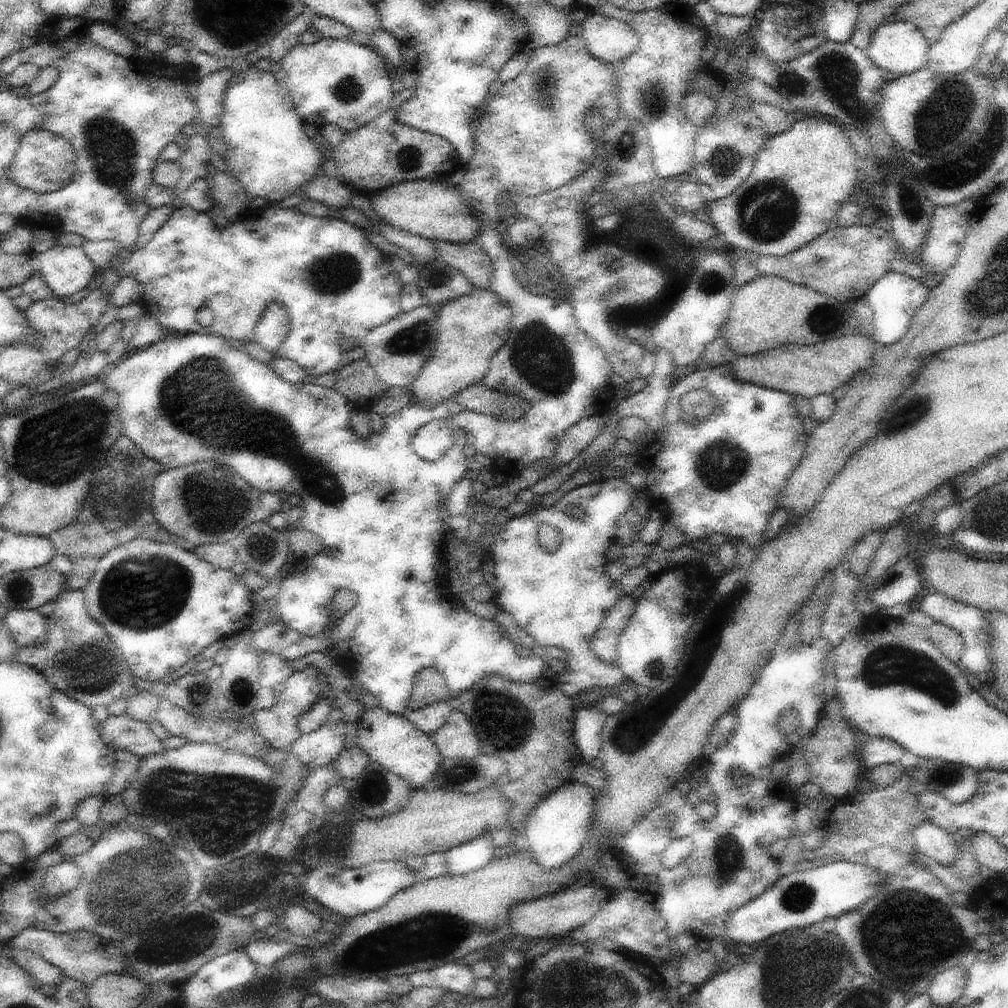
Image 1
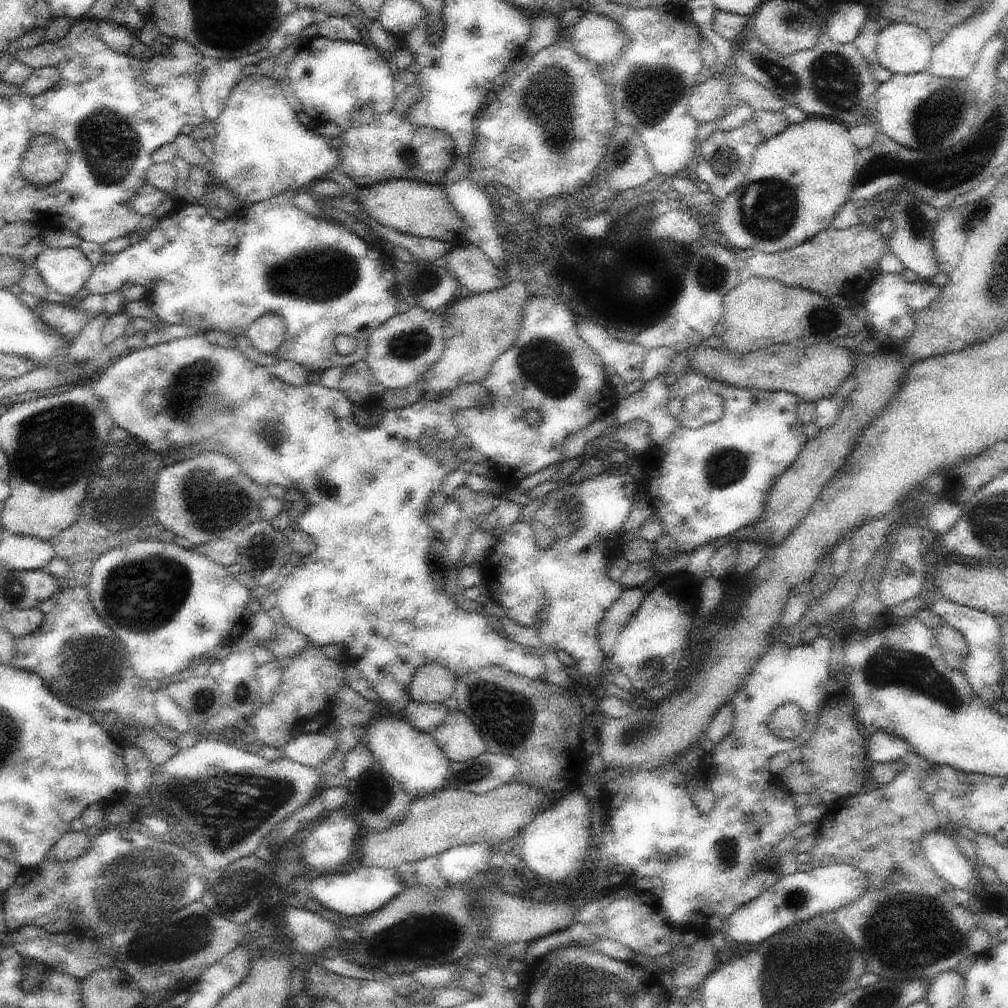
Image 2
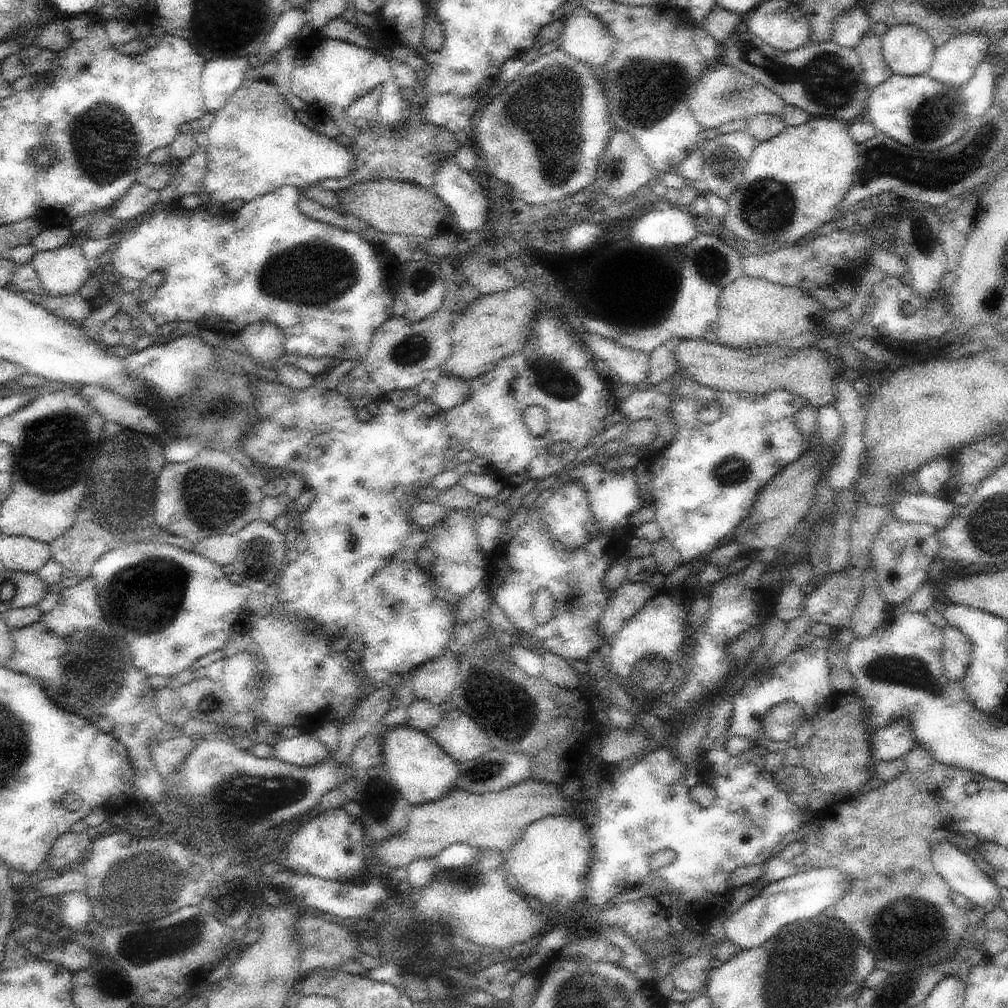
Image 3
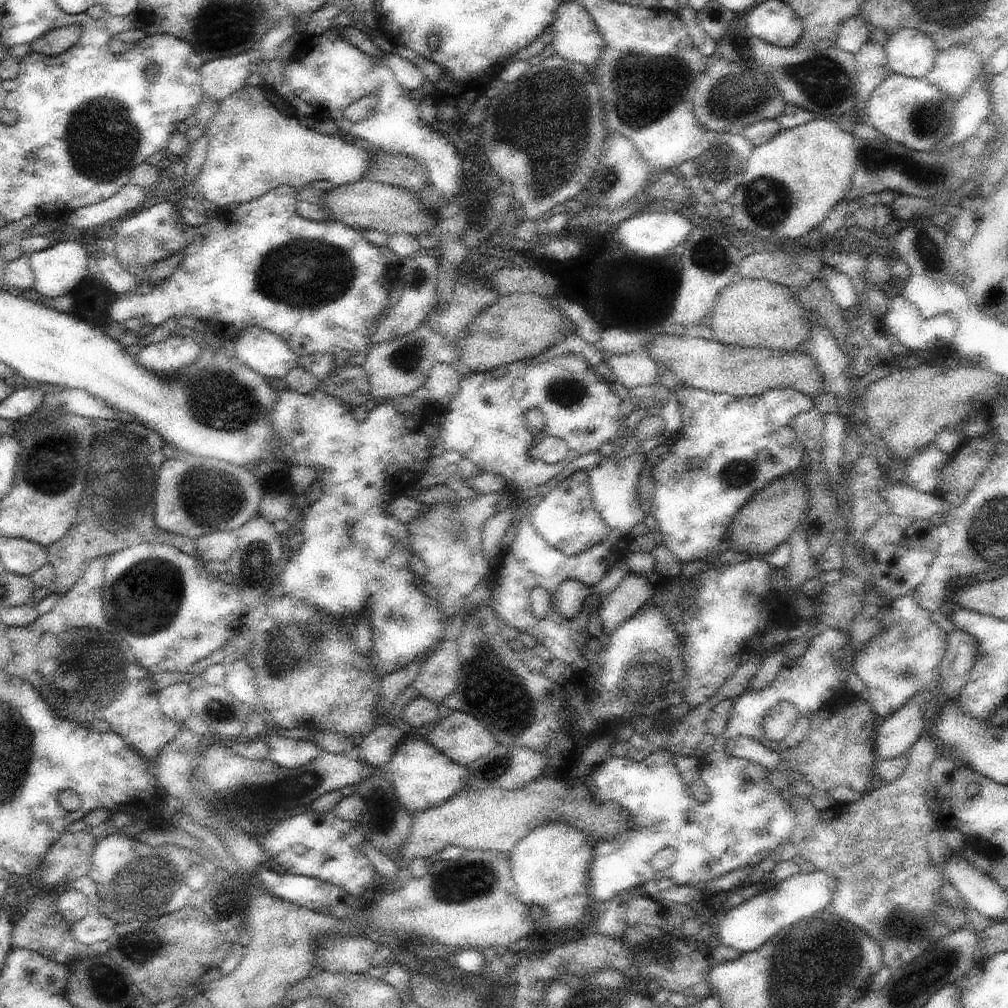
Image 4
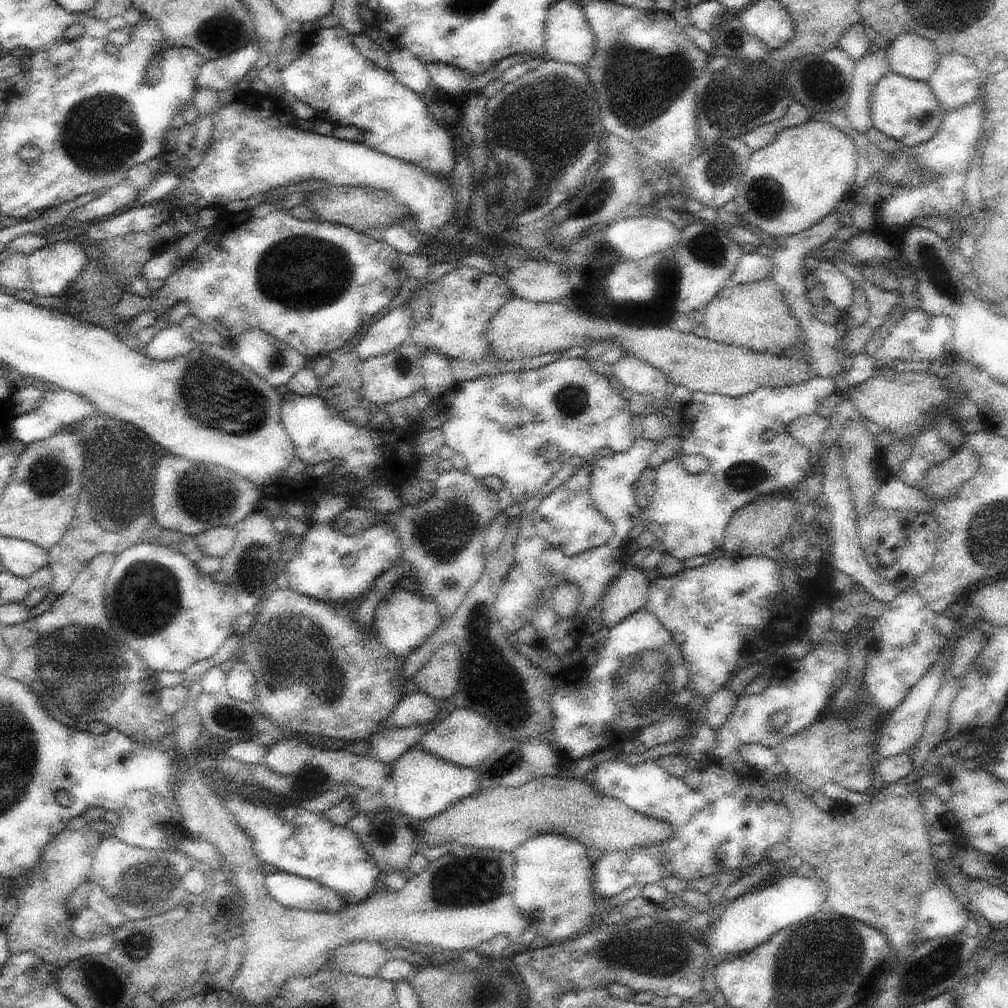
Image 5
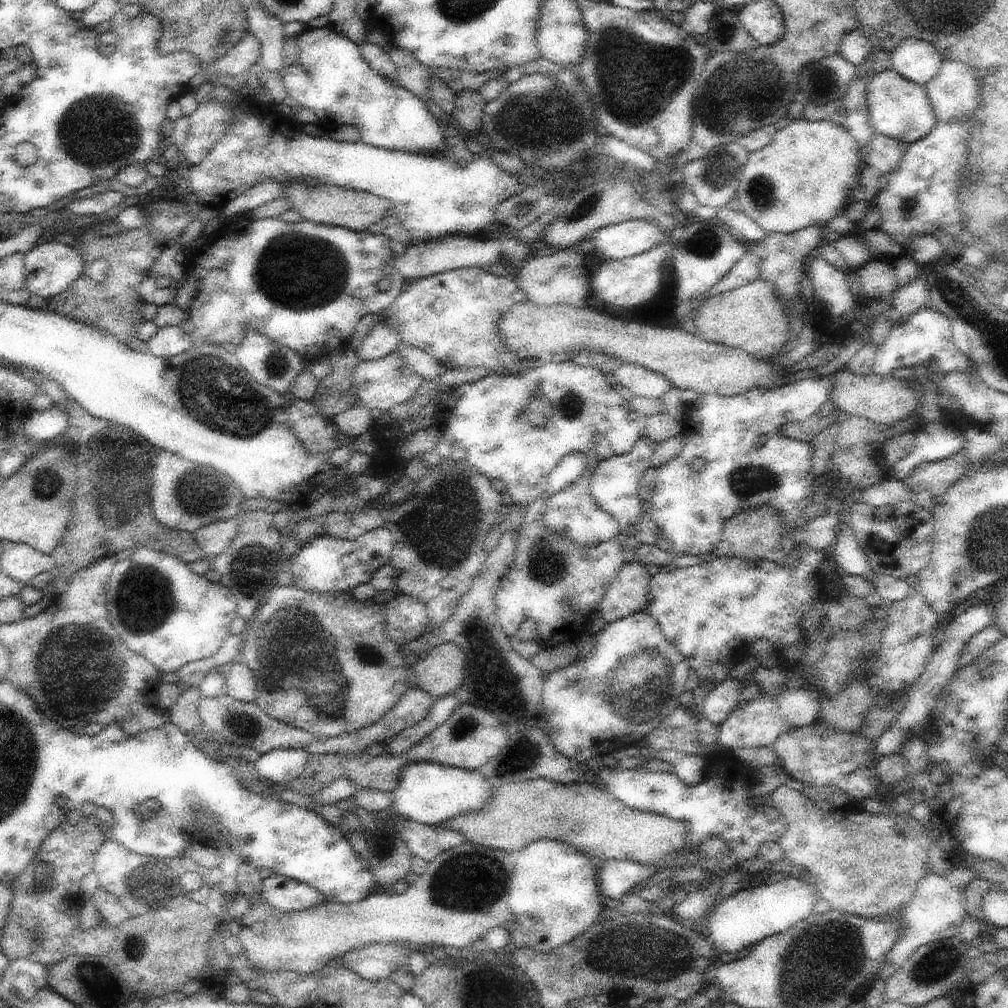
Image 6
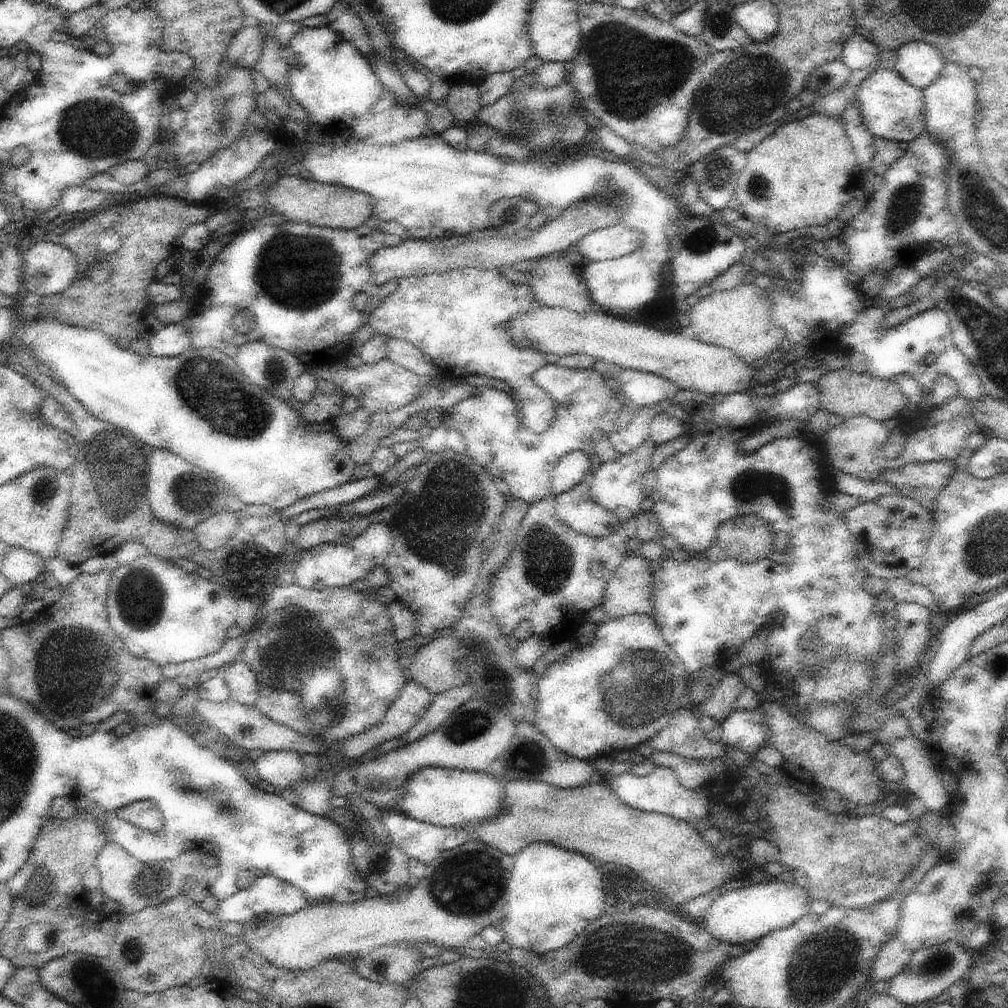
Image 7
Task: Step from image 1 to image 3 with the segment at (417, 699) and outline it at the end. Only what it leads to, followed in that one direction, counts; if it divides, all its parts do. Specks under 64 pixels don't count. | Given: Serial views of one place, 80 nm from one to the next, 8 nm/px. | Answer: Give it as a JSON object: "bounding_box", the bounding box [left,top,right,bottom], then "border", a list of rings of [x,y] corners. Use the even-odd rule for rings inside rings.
{"bounding_box":[408,653,458,705],"border":[[[453,653],[426,661],[414,670],[408,686],[416,698],[444,705],[442,702],[446,702],[458,686],[458,662]]]}

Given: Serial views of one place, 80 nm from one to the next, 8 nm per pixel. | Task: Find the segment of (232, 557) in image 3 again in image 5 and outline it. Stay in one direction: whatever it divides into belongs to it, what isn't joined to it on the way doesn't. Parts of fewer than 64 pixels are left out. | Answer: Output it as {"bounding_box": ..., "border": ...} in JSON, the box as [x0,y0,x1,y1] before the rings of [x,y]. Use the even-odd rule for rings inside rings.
{"bounding_box":[195,526,238,557],"border":[[[216,526],[200,532],[195,538],[196,543],[206,557],[228,556],[236,543],[238,532],[232,526]]]}

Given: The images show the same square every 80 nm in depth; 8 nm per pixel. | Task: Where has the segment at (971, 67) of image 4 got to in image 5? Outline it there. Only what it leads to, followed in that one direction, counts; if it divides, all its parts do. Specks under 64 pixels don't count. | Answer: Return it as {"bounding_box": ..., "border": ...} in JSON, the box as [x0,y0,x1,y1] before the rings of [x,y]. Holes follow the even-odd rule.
{"bounding_box":[928,52,984,112],"border":[[[954,52],[941,56],[936,72],[928,78],[928,84],[930,84],[932,92],[934,92],[936,98],[938,98],[938,104],[944,106],[942,110],[954,112],[954,110],[960,108],[960,106],[968,106],[968,104],[976,102],[976,98],[980,96],[980,92],[982,91],[983,78],[984,74],[970,58]]]}

